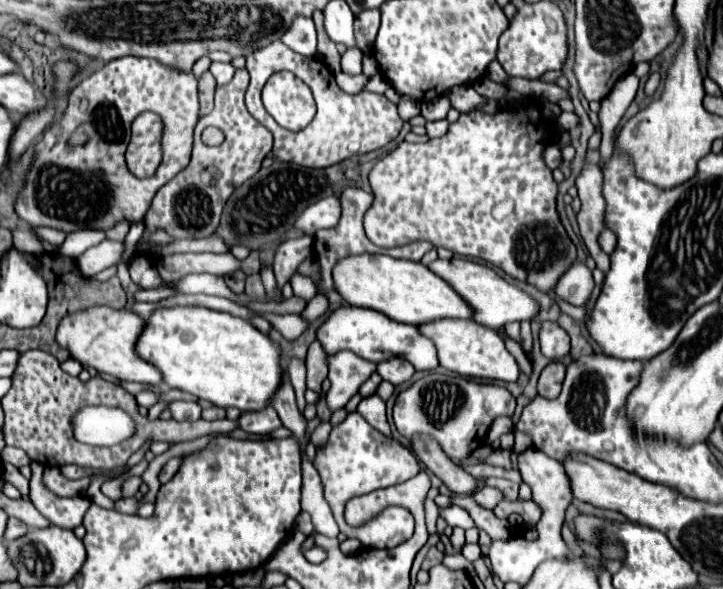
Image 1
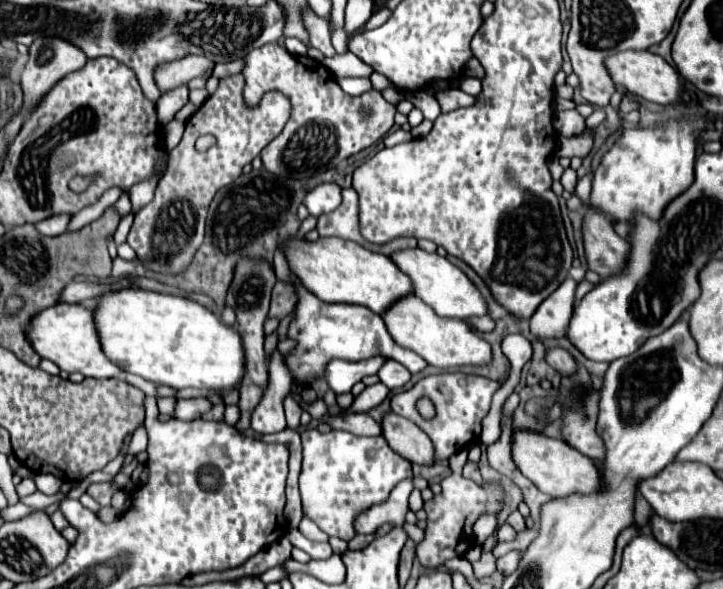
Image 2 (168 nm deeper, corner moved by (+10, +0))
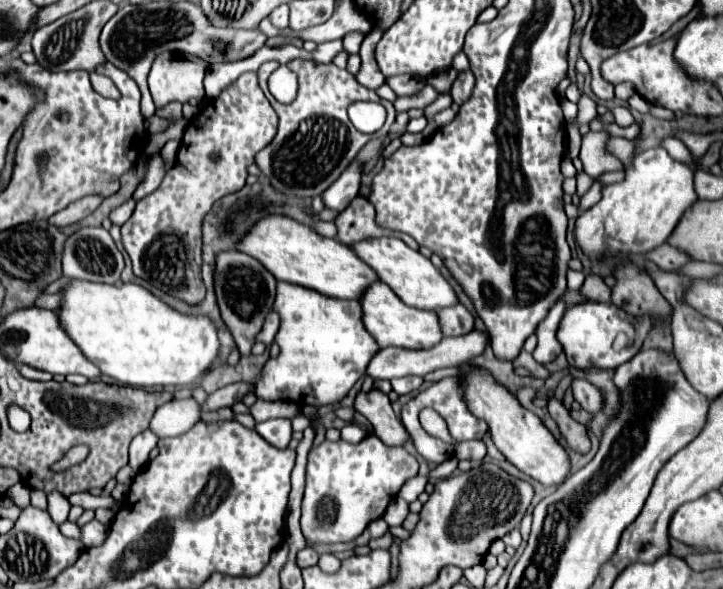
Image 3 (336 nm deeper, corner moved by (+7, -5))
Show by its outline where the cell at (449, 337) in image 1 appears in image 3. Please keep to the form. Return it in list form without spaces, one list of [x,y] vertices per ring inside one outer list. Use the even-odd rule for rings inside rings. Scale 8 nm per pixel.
[[[375,282],[365,292],[361,300],[361,308],[363,308],[363,324],[381,348],[399,346],[409,350],[423,350],[437,346],[437,342],[445,338],[435,312],[405,306],[405,302],[401,302],[401,298],[397,298],[397,294],[393,294],[393,290],[389,290],[389,286],[385,286],[383,282]]]

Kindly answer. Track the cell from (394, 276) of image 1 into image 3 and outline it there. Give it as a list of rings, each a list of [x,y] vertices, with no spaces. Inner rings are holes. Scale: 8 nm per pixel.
[[[269,216],[259,220],[239,248],[241,252],[257,258],[277,280],[299,284],[337,300],[359,302],[361,296],[365,296],[365,290],[379,280],[377,272],[349,246],[337,242],[335,238],[323,238],[313,228],[287,216]]]

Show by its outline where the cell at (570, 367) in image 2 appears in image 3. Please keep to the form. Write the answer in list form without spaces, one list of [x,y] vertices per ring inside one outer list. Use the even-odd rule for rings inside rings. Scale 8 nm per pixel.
[[[573,378],[571,382],[571,390],[573,390],[573,398],[581,404],[583,410],[587,412],[597,412],[603,404],[603,398],[601,398],[601,392],[589,384],[587,380],[583,378]]]

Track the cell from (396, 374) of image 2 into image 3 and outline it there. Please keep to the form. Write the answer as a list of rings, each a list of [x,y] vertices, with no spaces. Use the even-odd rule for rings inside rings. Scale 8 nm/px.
[[[403,376],[403,378],[393,378],[391,386],[397,394],[409,394],[413,390],[417,390],[423,384],[421,376]]]

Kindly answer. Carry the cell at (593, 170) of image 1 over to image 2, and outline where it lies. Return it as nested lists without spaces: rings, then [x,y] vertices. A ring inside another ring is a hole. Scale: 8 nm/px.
[[[584,209],[584,249],[588,269],[596,271],[602,279],[614,277],[626,267],[630,243],[616,235],[612,221],[594,209]]]

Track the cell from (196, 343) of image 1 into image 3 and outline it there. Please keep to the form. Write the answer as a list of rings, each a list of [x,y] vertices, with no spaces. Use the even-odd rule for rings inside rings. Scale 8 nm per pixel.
[[[73,280],[63,290],[63,306],[59,310],[59,318],[67,334],[83,350],[83,354],[95,366],[99,366],[103,374],[125,386],[189,386],[195,384],[203,374],[213,370],[219,356],[217,326],[207,316],[183,314],[139,284],[109,286]]]

